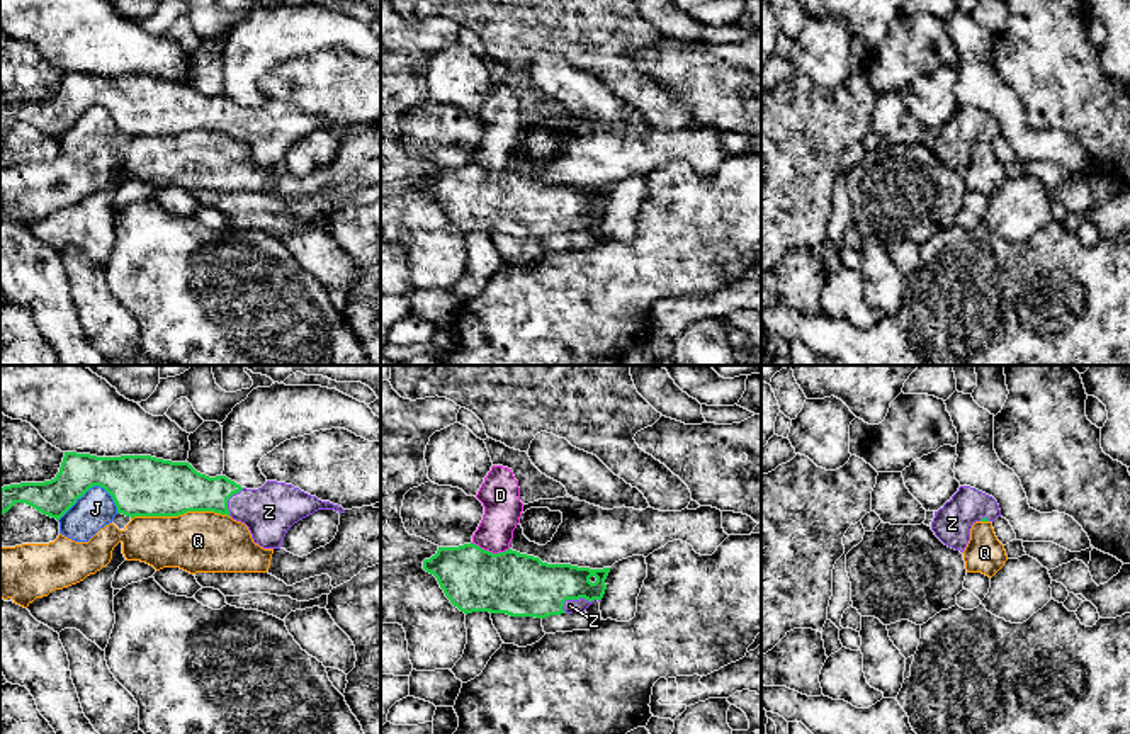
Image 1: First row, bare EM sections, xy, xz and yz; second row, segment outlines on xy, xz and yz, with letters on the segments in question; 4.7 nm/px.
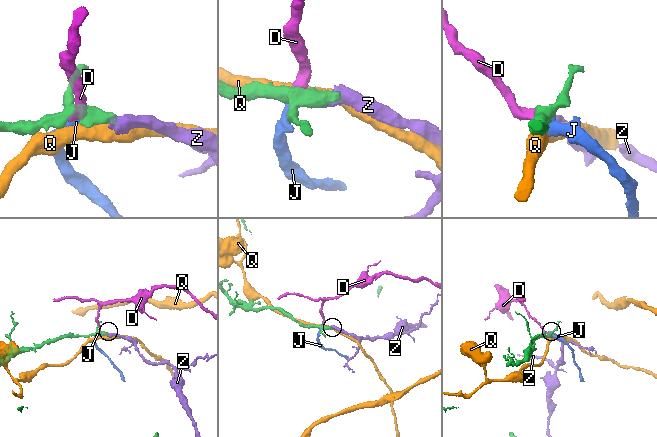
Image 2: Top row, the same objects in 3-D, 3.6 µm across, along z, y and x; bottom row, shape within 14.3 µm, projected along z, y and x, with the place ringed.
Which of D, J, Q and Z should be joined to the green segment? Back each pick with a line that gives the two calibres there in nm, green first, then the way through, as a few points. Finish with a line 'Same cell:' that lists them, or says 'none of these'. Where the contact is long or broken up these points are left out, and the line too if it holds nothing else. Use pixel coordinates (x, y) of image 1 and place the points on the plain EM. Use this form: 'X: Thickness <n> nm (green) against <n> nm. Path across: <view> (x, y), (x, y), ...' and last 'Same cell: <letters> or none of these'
Z: Thickness 280 nm (green) against 60 nm. Path across: xz (524, 206), (564, 208), (575, 218), (570, 225)
Same cell: Z

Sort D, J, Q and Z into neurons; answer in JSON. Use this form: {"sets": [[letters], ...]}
{"sets": [["D", "J"], ["Q"], ["Z"]]}

